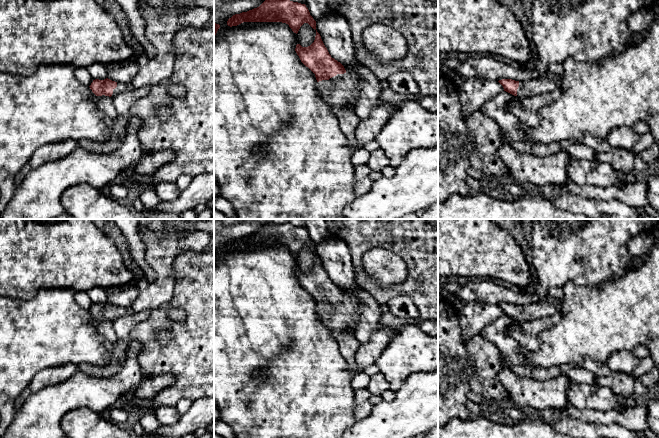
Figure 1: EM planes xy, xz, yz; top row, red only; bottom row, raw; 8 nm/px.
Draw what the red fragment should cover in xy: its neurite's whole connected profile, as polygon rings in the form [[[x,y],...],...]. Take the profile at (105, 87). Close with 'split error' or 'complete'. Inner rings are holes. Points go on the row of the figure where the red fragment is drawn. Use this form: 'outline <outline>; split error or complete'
outline [[[108,78],[104,80],[95,79],[89,87],[96,96],[105,95],[112,98],[120,92],[128,91],[133,88],[131,83],[115,82]]]; split error

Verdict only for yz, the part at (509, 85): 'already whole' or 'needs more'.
needs more

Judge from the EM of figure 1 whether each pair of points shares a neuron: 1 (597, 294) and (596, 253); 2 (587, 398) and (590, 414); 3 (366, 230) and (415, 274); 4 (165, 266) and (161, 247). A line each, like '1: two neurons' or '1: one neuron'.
1: two neurons
2: two neurons
3: one neuron
4: one neuron

